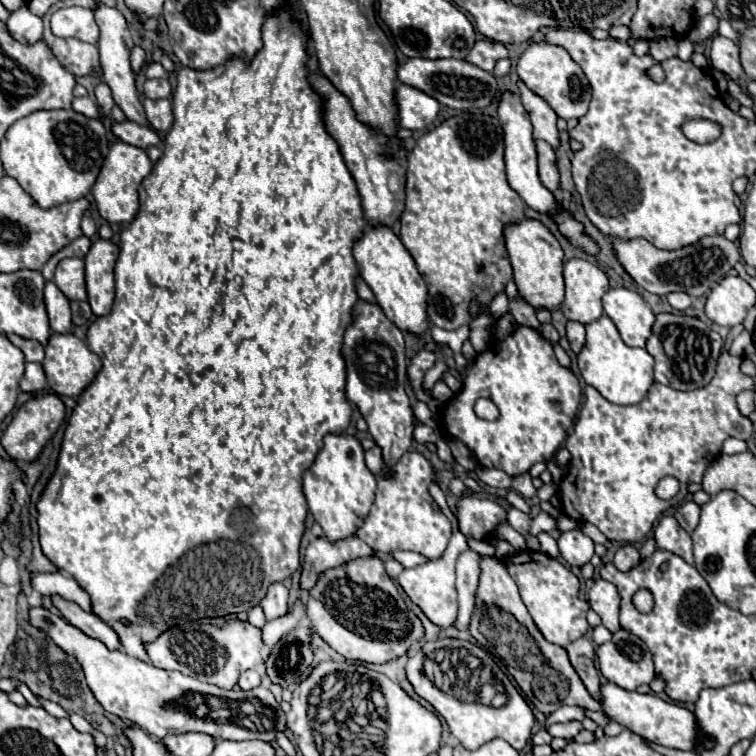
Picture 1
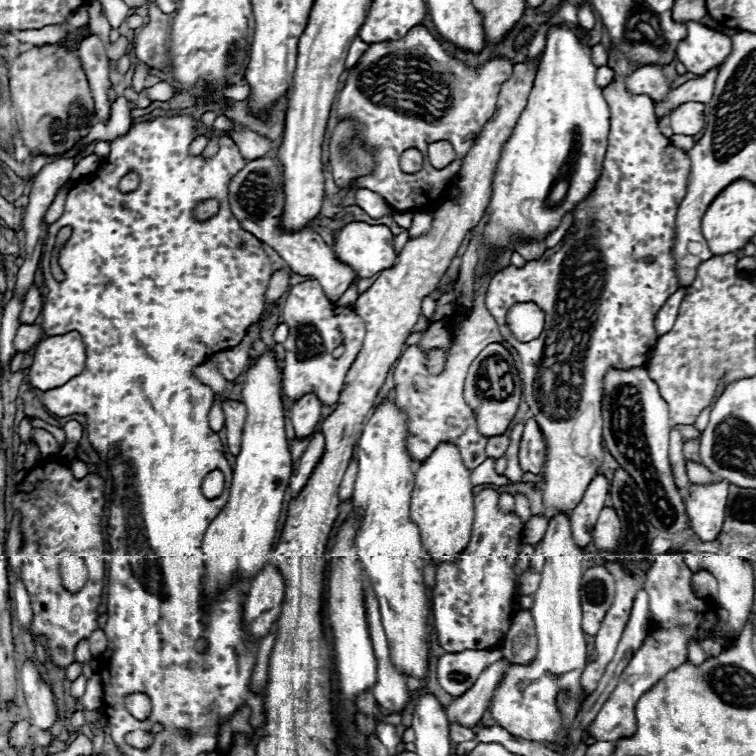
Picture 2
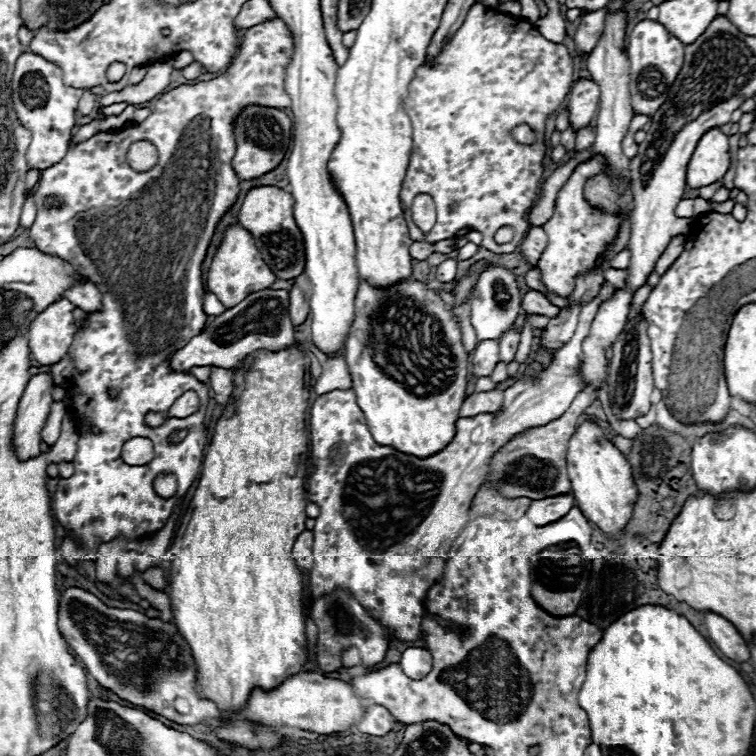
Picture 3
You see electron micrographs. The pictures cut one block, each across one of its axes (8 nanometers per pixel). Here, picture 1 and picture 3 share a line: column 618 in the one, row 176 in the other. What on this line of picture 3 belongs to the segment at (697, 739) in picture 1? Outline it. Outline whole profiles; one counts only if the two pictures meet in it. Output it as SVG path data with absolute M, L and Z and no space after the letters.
M712 128L700 138L690 158L686 182L690 188L708 186L722 180L728 168L730 168L728 136L722 134L720 128Z

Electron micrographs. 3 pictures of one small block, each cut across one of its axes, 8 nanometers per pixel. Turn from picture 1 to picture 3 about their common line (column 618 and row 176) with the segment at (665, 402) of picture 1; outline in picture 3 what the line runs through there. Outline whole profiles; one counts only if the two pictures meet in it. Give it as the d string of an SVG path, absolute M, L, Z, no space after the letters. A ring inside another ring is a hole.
M474 4L470 6L470 12L466 14L466 20L464 24L458 28L458 32L454 32L454 36L444 44L442 52L430 62L430 64L422 64L416 72L416 78L410 82L410 88L408 88L408 96L404 100L404 110L412 122L412 140L414 140L414 146L412 146L412 154L410 154L410 164L408 164L408 170L406 170L406 178L402 182L402 192L400 192L400 200L402 200L402 206L404 206L404 216L406 216L406 222L408 222L408 228L410 228L410 236L414 240L426 240L426 242L440 242L440 240L448 240L448 238L454 238L458 230L462 228L468 228L468 230L476 230L482 234L482 246L496 252L496 254L502 254L502 252L514 252L524 234L528 232L530 224L524 220L528 210L534 206L536 202L536 196L538 196L538 190L540 190L540 180L542 180L542 172L544 172L544 158L548 154L548 144L546 144L546 136L544 136L544 130L546 130L546 118L564 102L564 98L568 96L572 88L572 56L570 52L566 50L564 44L554 44L550 40L546 40L534 24L530 24L528 20L522 20L522 18L516 18L516 16L510 16L510 14L504 14L500 10L494 10L494 8L486 8L482 4ZM516 124L530 124L536 134L538 134L538 142L532 144L532 146L526 146L526 144L518 144L512 140L512 128ZM418 194L430 194L436 202L436 224L434 228L424 234L412 220L412 212L410 212L410 206L412 206L412 200L414 196ZM502 226L512 226L514 228L514 238L506 244L498 244L494 242L494 234L498 228Z

